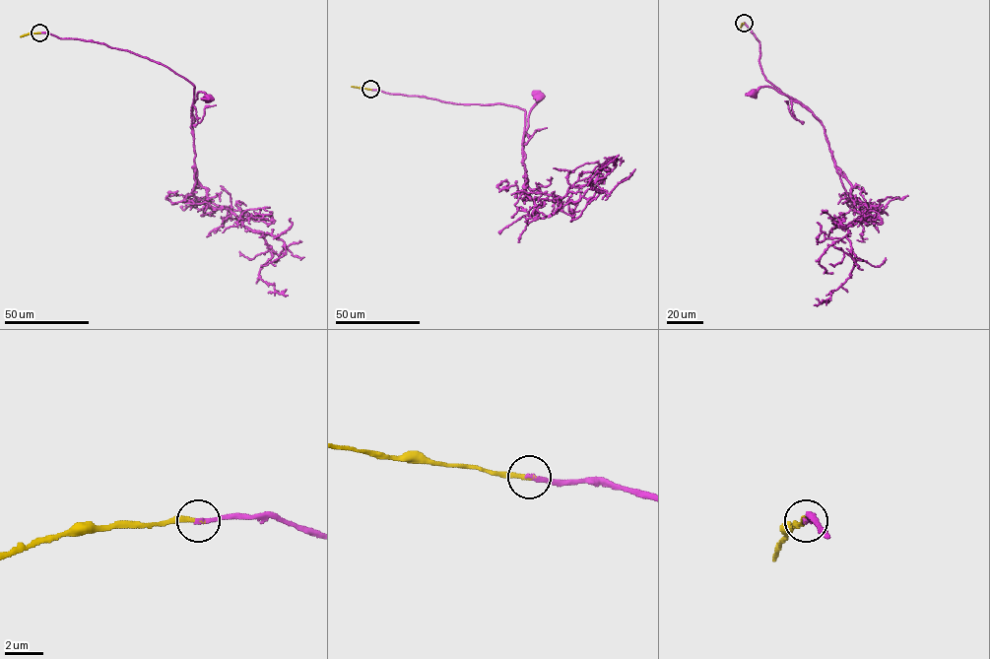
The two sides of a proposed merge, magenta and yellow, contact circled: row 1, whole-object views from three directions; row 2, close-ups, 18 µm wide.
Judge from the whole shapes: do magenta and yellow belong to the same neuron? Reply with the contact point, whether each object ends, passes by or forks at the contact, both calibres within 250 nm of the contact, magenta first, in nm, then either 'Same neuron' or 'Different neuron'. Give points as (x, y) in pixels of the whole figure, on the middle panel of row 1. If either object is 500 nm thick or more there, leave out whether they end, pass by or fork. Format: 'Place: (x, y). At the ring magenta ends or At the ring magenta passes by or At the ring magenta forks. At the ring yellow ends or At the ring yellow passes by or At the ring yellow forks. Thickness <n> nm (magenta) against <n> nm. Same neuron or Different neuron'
Place: (370, 89). At the ring magenta ends. At the ring yellow ends. Thickness 200 nm (magenta) against 280 nm. Same neuron

